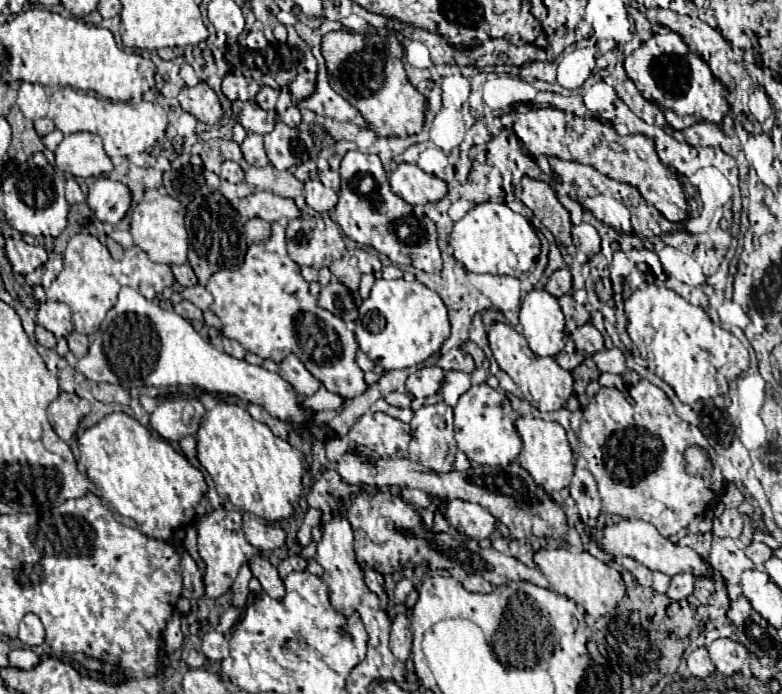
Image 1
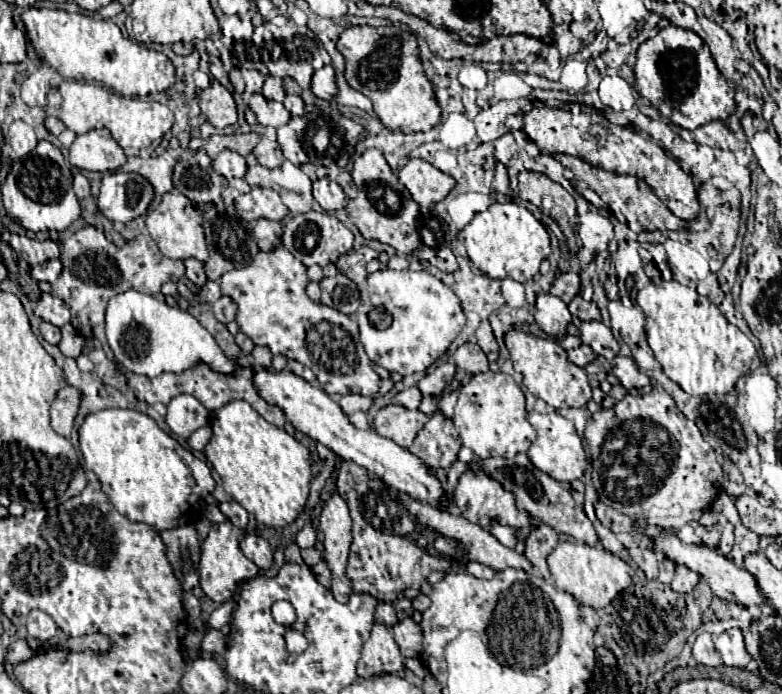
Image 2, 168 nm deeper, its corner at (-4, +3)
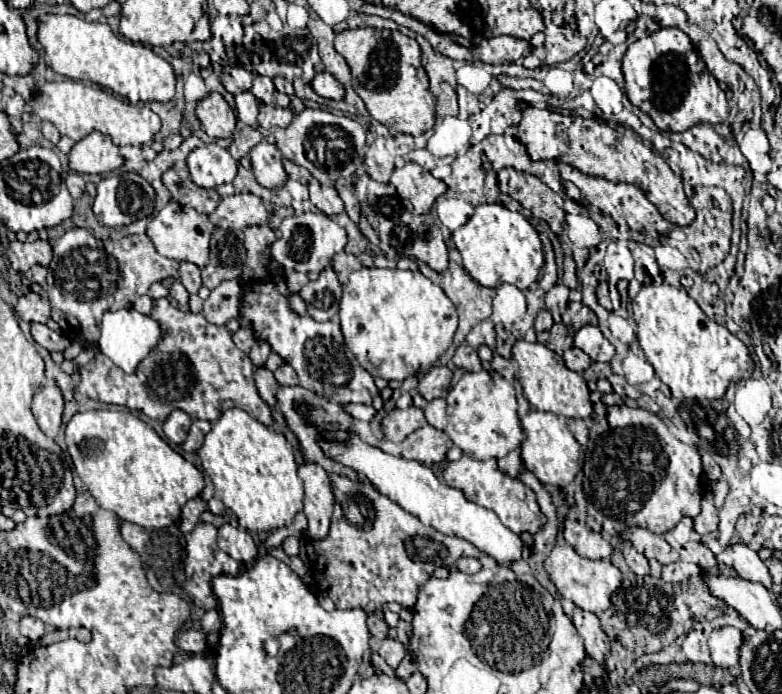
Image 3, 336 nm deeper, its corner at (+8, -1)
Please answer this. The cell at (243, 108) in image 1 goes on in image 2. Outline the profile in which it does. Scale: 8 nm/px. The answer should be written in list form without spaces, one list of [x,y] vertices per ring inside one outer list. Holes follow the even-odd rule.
[[[253,94],[251,100],[249,100],[249,106],[255,112],[257,122],[263,124],[263,126],[279,128],[279,126],[283,126],[291,120],[291,114],[287,112],[287,108],[281,102],[265,100],[263,94]]]

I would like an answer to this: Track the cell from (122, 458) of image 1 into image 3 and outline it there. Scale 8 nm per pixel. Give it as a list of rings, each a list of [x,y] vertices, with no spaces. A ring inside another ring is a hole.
[[[89,410],[75,414],[67,424],[65,442],[91,496],[125,522],[151,530],[167,528],[179,520],[183,504],[203,490],[203,474],[131,412]]]

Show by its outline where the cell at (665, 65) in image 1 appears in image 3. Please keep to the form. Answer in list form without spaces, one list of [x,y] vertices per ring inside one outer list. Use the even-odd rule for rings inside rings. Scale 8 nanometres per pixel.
[[[659,28],[643,40],[633,42],[623,58],[625,94],[633,106],[647,112],[657,128],[665,132],[683,132],[695,124],[721,124],[729,116],[729,106],[725,92],[719,88],[717,80],[707,72],[697,48],[691,44],[689,36],[679,28]]]

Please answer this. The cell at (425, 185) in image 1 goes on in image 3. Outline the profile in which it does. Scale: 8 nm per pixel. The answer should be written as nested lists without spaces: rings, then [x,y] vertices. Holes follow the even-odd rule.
[[[407,162],[403,168],[395,168],[391,184],[401,198],[407,198],[413,204],[415,214],[427,214],[437,196],[447,190],[445,182],[433,178],[427,170],[413,162]]]

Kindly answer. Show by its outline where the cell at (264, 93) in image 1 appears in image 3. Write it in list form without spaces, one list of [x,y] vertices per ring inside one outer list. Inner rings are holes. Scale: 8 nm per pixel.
[[[262,75],[255,76],[253,86],[251,86],[251,92],[253,92],[253,96],[257,100],[261,100],[265,104],[271,104],[275,91],[276,89],[272,78]]]

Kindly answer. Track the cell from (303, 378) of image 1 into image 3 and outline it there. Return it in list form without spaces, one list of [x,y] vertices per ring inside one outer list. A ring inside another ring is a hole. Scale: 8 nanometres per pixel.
[[[289,364],[279,366],[273,374],[275,374],[275,380],[277,380],[281,386],[297,386],[297,384],[299,384],[299,378],[297,378],[295,370],[293,370]]]

